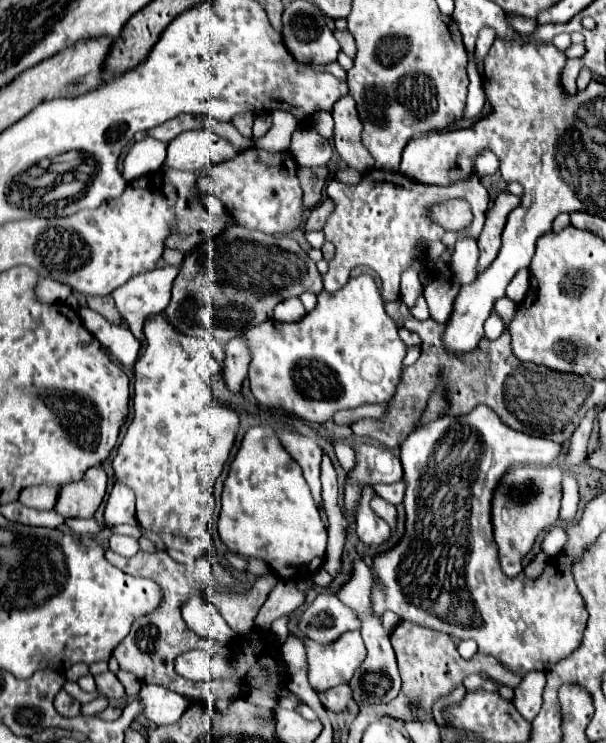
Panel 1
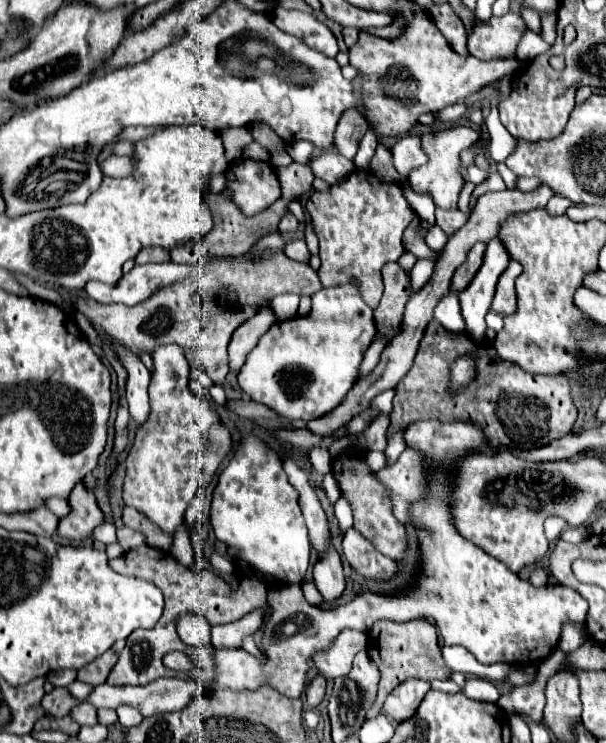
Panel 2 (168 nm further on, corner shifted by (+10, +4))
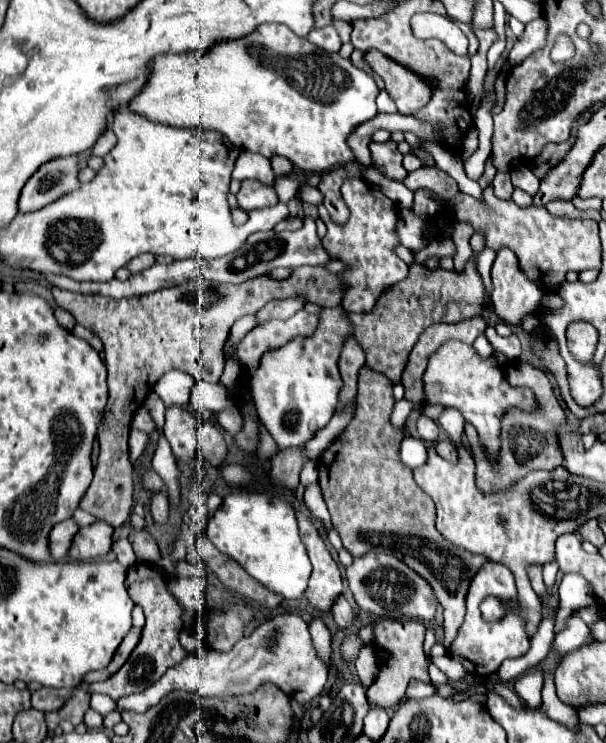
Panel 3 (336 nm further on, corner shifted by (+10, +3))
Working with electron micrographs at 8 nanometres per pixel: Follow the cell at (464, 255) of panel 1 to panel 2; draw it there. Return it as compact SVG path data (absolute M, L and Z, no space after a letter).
M466 183L466 185L464 185L464 189L462 189L462 193L460 193L458 209L466 211L466 215L470 213L470 195L472 195L472 191L474 191L474 183Z

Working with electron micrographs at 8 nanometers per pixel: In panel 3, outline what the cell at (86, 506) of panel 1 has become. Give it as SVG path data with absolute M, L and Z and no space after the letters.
M96 522L92 526L80 528L70 548L70 558L84 562L108 554L112 548L112 532L112 526L106 522Z

